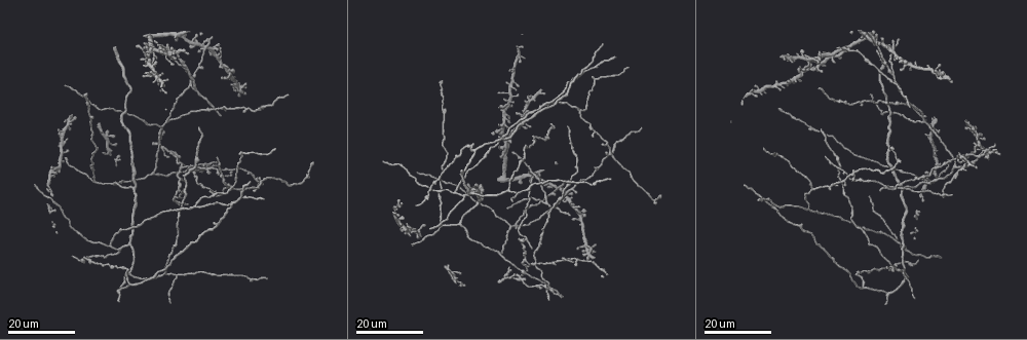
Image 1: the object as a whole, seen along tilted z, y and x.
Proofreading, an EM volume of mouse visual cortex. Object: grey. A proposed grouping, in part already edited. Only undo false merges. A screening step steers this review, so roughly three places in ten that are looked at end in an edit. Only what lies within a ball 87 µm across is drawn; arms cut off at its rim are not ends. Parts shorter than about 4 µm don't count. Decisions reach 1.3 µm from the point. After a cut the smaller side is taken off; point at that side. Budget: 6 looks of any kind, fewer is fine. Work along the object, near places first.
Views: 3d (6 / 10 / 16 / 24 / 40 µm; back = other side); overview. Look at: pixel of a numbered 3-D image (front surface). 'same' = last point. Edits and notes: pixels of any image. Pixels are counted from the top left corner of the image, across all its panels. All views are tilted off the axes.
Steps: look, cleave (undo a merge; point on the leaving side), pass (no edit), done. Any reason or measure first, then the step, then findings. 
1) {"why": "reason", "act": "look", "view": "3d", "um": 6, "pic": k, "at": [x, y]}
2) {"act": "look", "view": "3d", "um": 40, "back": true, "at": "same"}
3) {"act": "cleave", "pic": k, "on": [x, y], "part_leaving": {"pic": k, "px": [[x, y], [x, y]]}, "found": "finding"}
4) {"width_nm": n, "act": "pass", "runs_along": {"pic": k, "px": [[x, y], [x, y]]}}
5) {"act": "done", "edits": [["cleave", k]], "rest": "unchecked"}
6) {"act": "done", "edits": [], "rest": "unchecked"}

{"act": "look", "view": "3d", "um": 16, "pic": 1, "at": [546, 105]}

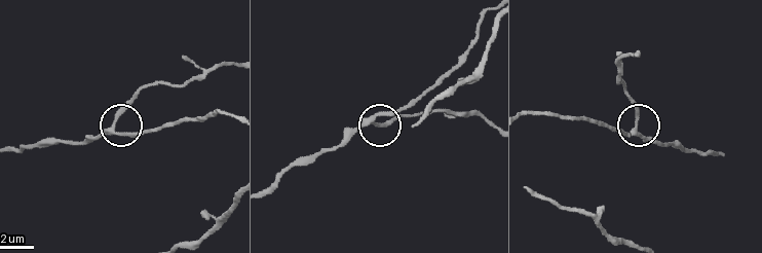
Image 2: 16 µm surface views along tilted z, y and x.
{"act": "look", "view": "3d", "um": 10, "pic": 2, "at": [369, 120]}

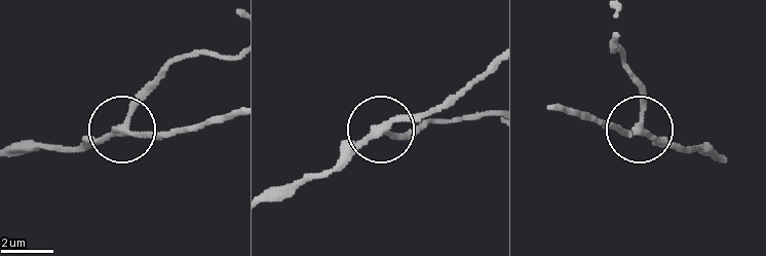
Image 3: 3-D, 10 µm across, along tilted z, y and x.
{"width_nm": 230, "act": "pass", "runs_along": {"pic": 3, "px": [[272, 198], [326, 176], [385, 124], [436, 112]]}, "found": "continuous, no second neuron"}

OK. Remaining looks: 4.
{"why": "narrows sharply", "act": "look", "view": "3d", "um": 16, "pic": 1, "at": [859, 275]}

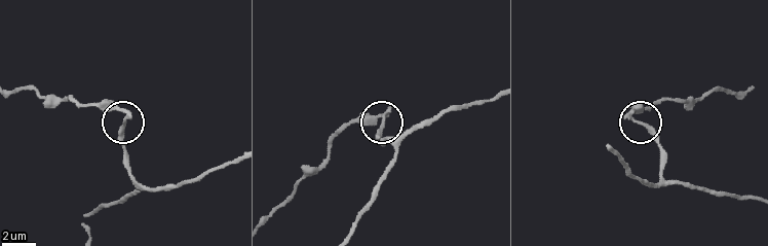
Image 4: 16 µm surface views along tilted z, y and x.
{"act": "look", "view": "3d", "um": 6, "pic": 4, "at": [382, 122]}

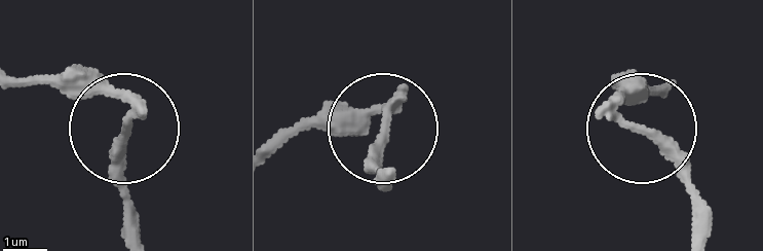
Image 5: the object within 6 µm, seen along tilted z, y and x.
{"why": "other side", "act": "look", "view": "3d", "um": 6, "back": true, "pic": 5, "at": [386, 125]}

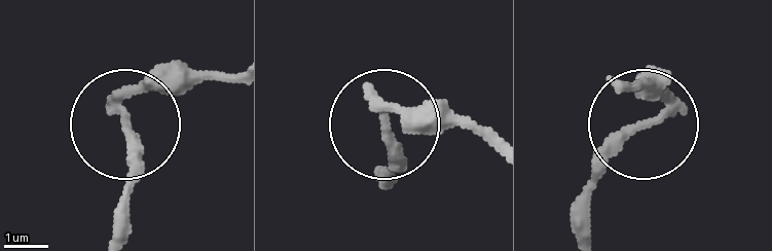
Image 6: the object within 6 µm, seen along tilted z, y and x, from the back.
{"width_nm": 230, "act": "cleave", "pic": 6, "on": [156, 66], "found": "two neurons meet here"}

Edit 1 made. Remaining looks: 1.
{"act": "done", "edits": [["cleave", 6]], "rest": "unchecked"}

